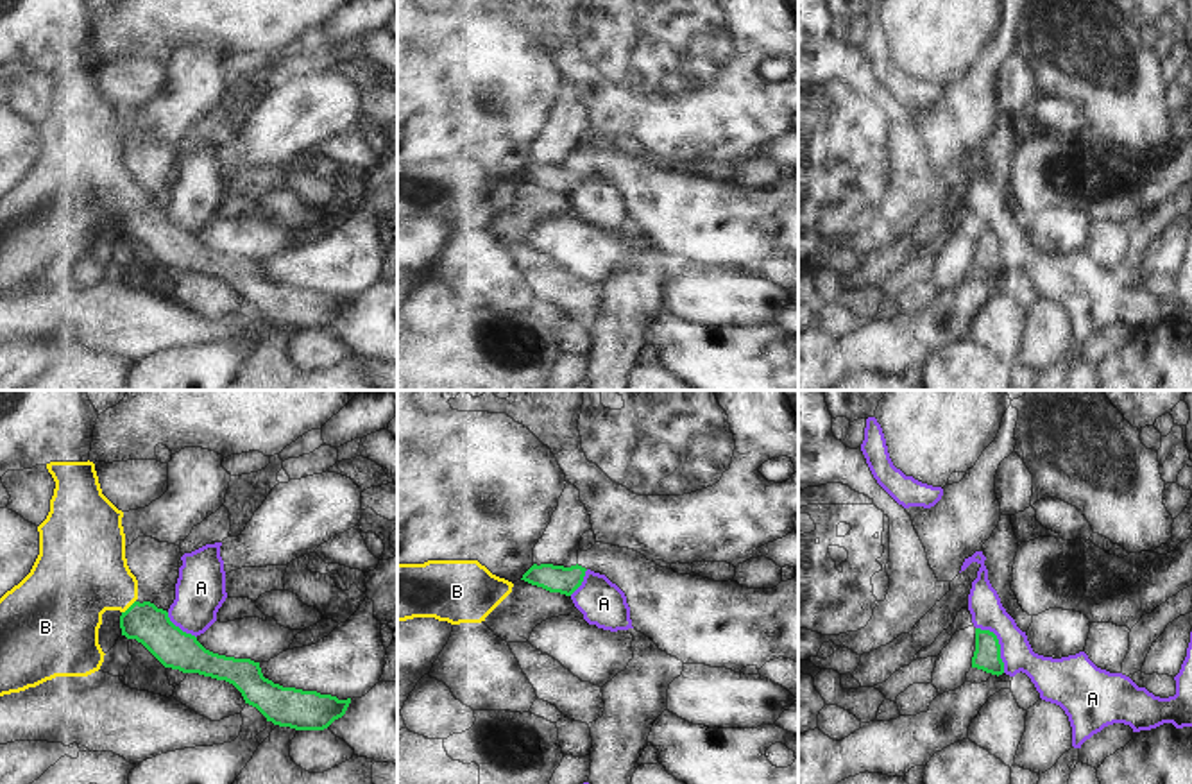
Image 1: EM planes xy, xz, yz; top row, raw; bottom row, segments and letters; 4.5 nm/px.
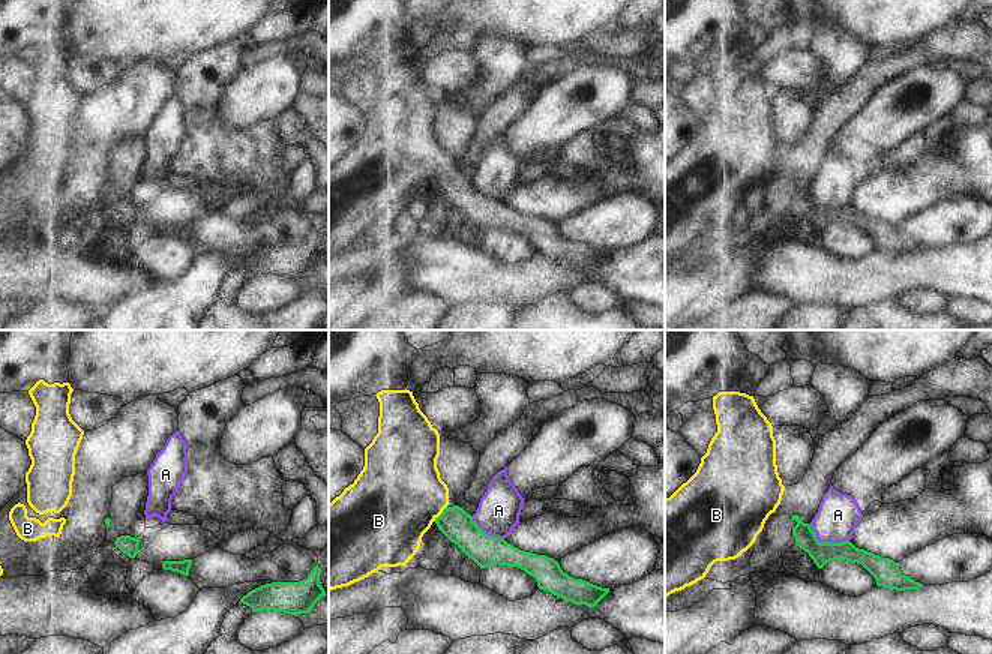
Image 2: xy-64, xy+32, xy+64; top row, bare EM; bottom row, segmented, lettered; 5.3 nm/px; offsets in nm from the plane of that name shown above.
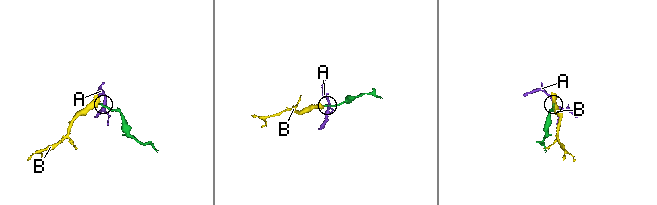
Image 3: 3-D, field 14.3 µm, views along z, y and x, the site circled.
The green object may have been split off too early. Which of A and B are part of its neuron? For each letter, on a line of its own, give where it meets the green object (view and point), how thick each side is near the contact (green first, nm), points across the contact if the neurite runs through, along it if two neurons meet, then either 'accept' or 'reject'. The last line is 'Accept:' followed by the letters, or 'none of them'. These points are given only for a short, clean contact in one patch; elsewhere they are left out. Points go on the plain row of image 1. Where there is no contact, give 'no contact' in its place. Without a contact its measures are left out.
A: meets green in yz at (999, 244); 120 nm thick on the green side, 150 nm on the other; border along yz (976, 226), (988, 228), (999, 240), (999, 256), (1004, 271); reject
B: meets green in xy at (129, 206); 180 nm thick on the green side, 380 nm on the other; runs through xy (149, 224), (129, 206), (102, 179), (86, 172); accept
Accept: B

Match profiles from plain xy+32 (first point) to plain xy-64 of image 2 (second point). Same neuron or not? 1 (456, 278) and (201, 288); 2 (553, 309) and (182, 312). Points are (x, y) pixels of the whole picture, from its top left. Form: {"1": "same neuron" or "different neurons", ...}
{"1": "different neurons", "2": "different neurons"}

